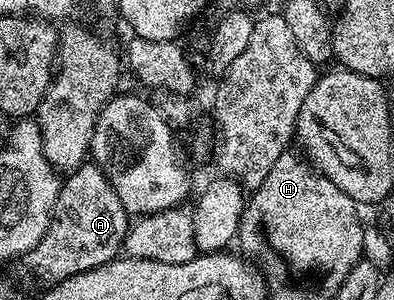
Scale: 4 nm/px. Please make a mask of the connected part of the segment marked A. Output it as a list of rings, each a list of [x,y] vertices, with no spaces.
[[[85,162],[63,177],[50,226],[42,242],[28,253],[26,263],[47,282],[94,270],[121,255],[129,223],[130,214],[122,206],[122,198],[114,194],[114,186],[104,171],[95,162]]]

